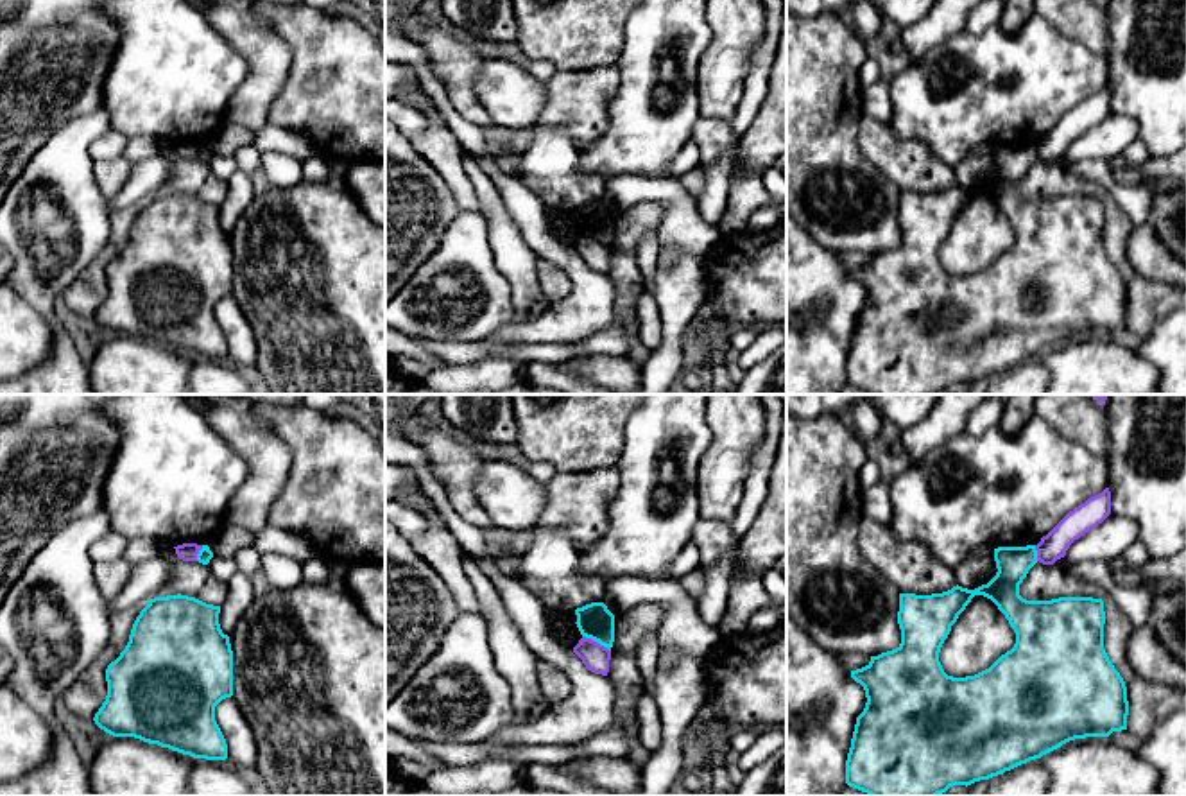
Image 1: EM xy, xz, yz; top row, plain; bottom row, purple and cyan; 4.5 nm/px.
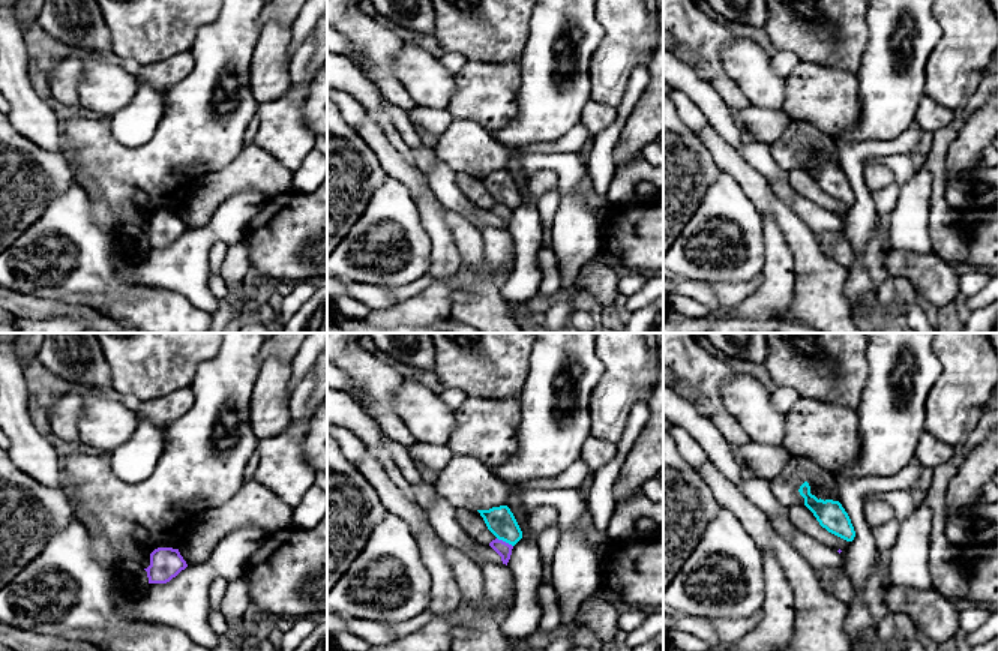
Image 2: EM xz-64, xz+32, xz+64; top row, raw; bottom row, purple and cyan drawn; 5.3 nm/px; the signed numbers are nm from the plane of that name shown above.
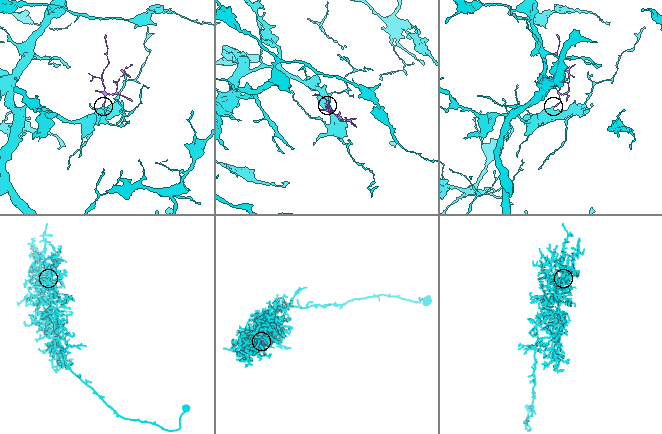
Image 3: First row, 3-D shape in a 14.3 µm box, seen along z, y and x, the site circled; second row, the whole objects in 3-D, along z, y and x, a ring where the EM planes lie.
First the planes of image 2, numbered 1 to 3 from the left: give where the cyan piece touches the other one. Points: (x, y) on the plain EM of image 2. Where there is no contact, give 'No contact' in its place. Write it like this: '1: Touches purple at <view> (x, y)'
1: No contact
2: Touches purple at xz+32 (505, 206)
3: No contact

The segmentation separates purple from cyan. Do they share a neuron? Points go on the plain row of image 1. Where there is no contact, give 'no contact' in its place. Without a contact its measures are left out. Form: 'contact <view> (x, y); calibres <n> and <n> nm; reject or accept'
contact xz (597, 241); calibres 120 and 160 nm; reject

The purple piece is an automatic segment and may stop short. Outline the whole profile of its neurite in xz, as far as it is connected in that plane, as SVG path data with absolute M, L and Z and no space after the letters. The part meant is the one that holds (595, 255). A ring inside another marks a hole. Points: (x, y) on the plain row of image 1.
M582 235L573 246L573 251L582 258L588 269L607 274L611 249L598 240Z

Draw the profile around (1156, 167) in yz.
M1186 147L1172 156L1148 156L1148 160L1143 165L1130 165L1123 160L1123 156L1116 156L1107 161L1109 169L1113 172L1136 169L1139 170L1147 179L1186 179Z

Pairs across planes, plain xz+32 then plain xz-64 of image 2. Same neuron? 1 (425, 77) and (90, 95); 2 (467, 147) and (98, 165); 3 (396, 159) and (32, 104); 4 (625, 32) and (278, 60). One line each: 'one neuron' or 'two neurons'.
1: one neuron
2: two neurons
3: one neuron
4: one neuron

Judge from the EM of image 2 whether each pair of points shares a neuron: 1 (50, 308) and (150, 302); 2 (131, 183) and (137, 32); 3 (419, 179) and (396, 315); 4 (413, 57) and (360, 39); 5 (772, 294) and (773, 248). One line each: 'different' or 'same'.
1: different
2: different
3: different
4: different
5: same

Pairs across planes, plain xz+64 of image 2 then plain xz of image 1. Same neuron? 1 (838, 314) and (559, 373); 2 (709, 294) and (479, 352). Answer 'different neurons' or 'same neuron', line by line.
1: same neuron
2: same neuron

